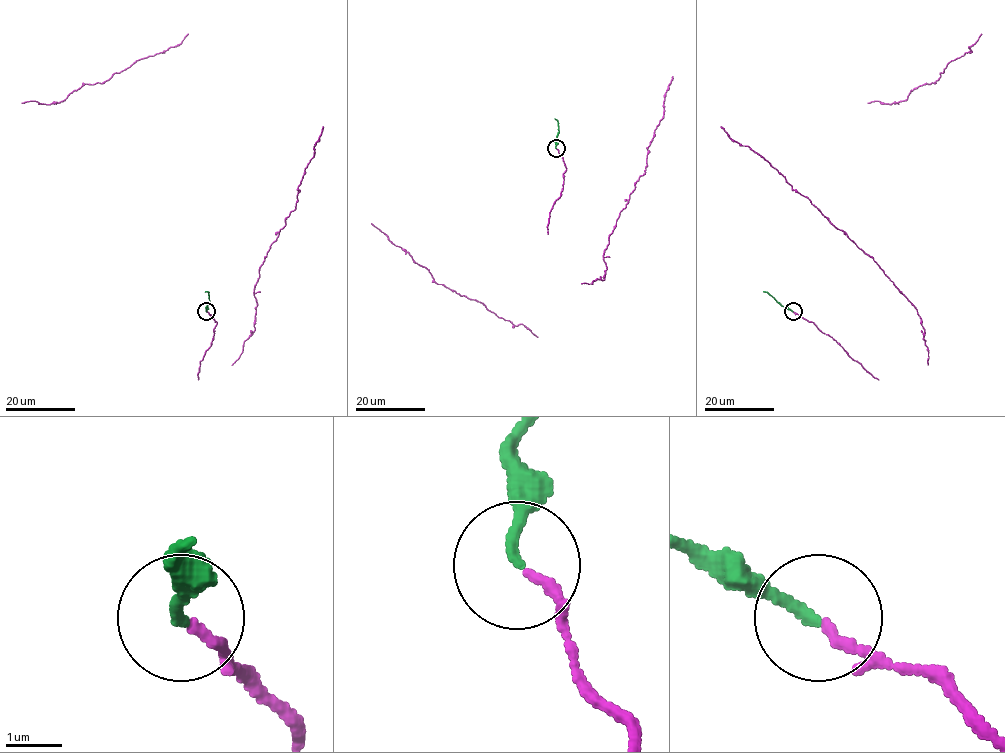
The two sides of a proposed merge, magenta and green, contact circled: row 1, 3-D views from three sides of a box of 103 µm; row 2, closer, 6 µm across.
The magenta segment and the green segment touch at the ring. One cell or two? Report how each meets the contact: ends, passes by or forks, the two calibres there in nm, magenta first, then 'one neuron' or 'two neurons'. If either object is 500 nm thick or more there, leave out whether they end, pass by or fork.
magenta ends; green ends; calibres 180 and 190 nm; one neuron

